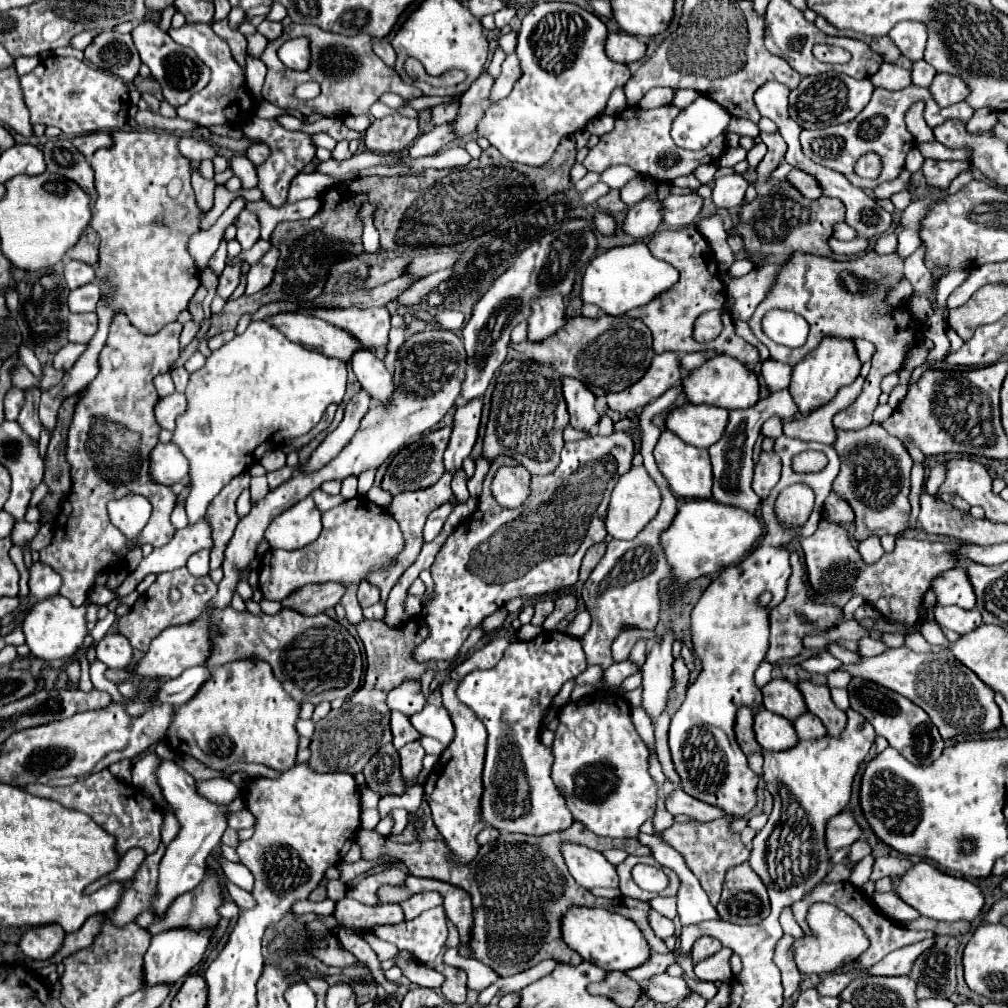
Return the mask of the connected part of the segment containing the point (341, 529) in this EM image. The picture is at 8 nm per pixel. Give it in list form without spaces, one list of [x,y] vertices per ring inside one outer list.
[[[352,498],[344,504],[322,514],[322,534],[310,546],[302,550],[268,550],[260,560],[260,590],[266,600],[282,602],[294,590],[306,584],[322,584],[322,582],[338,582],[346,586],[346,594],[342,596],[342,606],[346,610],[346,618],[350,624],[360,622],[362,610],[356,600],[356,588],[368,574],[390,566],[398,554],[404,550],[404,536],[400,532],[398,522],[388,514],[386,508],[372,504],[366,498]]]

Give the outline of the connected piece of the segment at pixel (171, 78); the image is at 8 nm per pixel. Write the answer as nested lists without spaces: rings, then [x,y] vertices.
[[[142,22],[140,26],[134,28],[132,32],[134,36],[134,44],[140,52],[140,58],[142,62],[150,68],[152,76],[160,82],[160,88],[162,88],[162,94],[164,98],[174,106],[182,106],[190,100],[192,94],[200,92],[206,82],[210,82],[210,68],[196,56],[196,52],[188,46],[182,46],[182,44],[176,44],[164,30],[160,30],[156,24],[152,22]]]

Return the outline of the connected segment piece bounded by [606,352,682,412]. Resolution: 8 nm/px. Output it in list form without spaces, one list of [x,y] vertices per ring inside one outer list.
[[[676,352],[656,354],[642,380],[630,386],[630,390],[606,396],[608,408],[616,412],[632,412],[636,408],[650,404],[680,380],[682,380],[682,368],[678,354]]]

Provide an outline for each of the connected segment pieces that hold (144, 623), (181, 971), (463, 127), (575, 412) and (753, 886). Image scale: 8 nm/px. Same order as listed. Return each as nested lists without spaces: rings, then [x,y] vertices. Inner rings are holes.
[[[178,568],[178,570],[172,570],[172,572],[162,572],[158,574],[156,582],[150,586],[150,590],[146,590],[138,600],[136,604],[132,606],[132,610],[118,618],[118,632],[122,636],[128,638],[128,642],[132,644],[132,648],[140,650],[140,652],[146,652],[148,650],[148,644],[152,638],[156,638],[164,628],[168,626],[176,626],[176,624],[186,624],[186,622],[192,622],[194,618],[198,618],[198,614],[202,614],[202,610],[206,610],[206,602],[216,594],[216,584],[210,582],[210,576],[202,576],[202,578],[196,578],[192,576],[186,568]],[[196,584],[202,584],[206,588],[204,594],[198,594],[194,590]],[[176,586],[180,592],[182,592],[182,598],[180,602],[172,604],[170,602],[170,588]]]
[[[180,928],[180,930],[166,930],[166,932],[154,936],[148,952],[144,954],[144,986],[142,986],[142,990],[148,990],[152,986],[160,986],[160,984],[172,986],[180,978],[190,974],[190,970],[202,962],[212,936],[214,936],[214,928],[200,930],[200,932]]]
[[[482,72],[480,78],[468,88],[468,92],[462,96],[460,102],[460,112],[458,116],[450,122],[452,130],[456,132],[458,138],[464,138],[476,130],[476,124],[482,120],[484,112],[492,106],[490,102],[490,88],[492,88],[492,78],[488,72]]]
[[[560,378],[562,380],[562,394],[570,412],[570,424],[576,430],[592,430],[600,418],[594,408],[594,394],[576,378]]]
[[[748,862],[726,874],[726,886],[716,910],[722,920],[734,924],[760,924],[770,914],[766,886]]]

